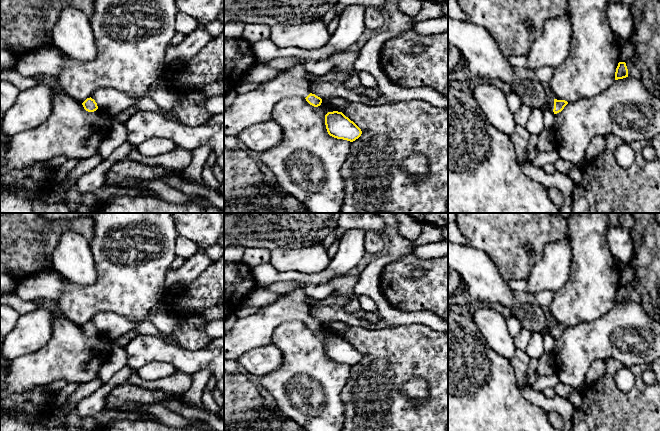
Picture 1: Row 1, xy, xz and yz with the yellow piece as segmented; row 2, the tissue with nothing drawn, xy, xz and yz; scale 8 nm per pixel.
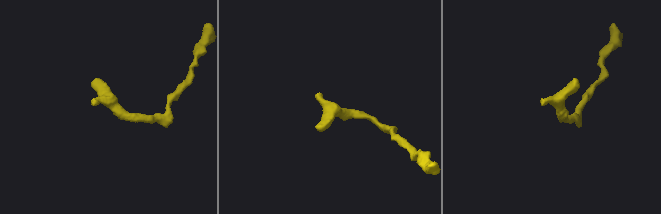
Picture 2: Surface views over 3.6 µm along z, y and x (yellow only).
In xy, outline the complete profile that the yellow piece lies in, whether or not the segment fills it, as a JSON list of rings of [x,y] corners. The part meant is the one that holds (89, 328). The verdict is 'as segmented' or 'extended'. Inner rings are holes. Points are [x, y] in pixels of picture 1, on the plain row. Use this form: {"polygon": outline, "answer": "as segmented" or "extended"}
{"polygon": [[[87,322],[83,327],[82,327],[84,333],[88,336],[94,336],[98,333],[97,327],[95,326],[94,323]]], "answer": "as segmented"}

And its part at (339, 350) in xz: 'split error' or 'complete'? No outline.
complete

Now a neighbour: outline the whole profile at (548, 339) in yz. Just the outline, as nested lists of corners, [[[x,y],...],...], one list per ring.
[[[552,334],[543,335],[543,346],[546,353],[552,354],[555,347],[555,338]]]

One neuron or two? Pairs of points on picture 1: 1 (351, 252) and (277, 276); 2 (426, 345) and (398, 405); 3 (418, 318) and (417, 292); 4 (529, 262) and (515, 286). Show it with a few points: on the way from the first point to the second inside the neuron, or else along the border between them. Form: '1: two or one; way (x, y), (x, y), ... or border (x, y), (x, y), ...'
1: one; way (333, 270), (319, 278), (295, 276)
2: one; way (435, 367), (435, 397), (420, 411)
3: two; border (395, 308), (401, 310), (431, 310), (437, 315)
4: two; border (526, 278), (509, 279), (507, 281)

